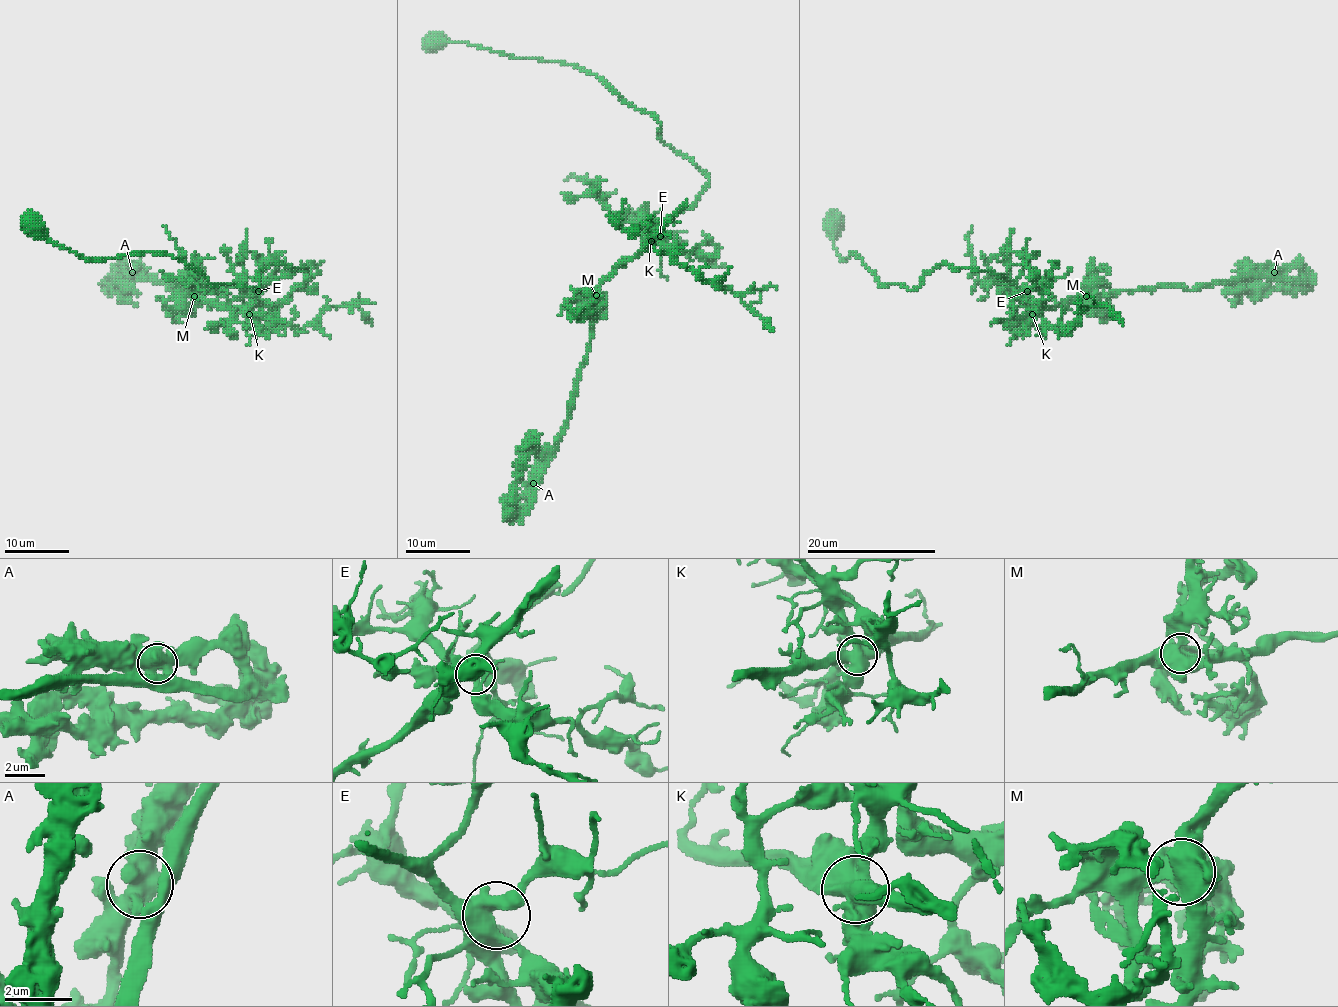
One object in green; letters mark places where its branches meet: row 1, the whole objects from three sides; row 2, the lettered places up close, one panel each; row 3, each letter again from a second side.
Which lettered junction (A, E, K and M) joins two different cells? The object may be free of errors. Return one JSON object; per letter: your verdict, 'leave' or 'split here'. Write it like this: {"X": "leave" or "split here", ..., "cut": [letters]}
{"A": "leave", "E": "leave", "K": "split here", "M": "leave", "cut": ["K"]}

